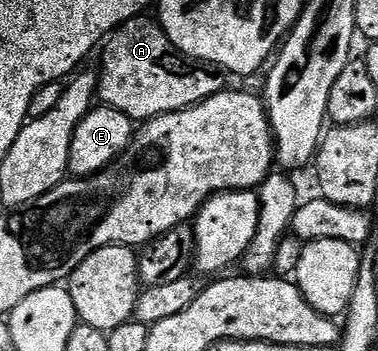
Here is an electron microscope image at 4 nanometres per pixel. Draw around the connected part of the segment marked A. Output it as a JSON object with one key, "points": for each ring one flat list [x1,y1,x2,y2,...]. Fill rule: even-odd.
{"points":[[138,17,128,19,125,24,118,27,109,36,104,44,101,55,101,67,97,77,97,99,111,109,119,109,129,119,134,121,148,121,156,115,166,115,172,111,185,111,197,103,207,101,215,97,221,91,226,90,227,72,219,65,198,61,184,55,174,43,167,37,160,22,156,18]]}

